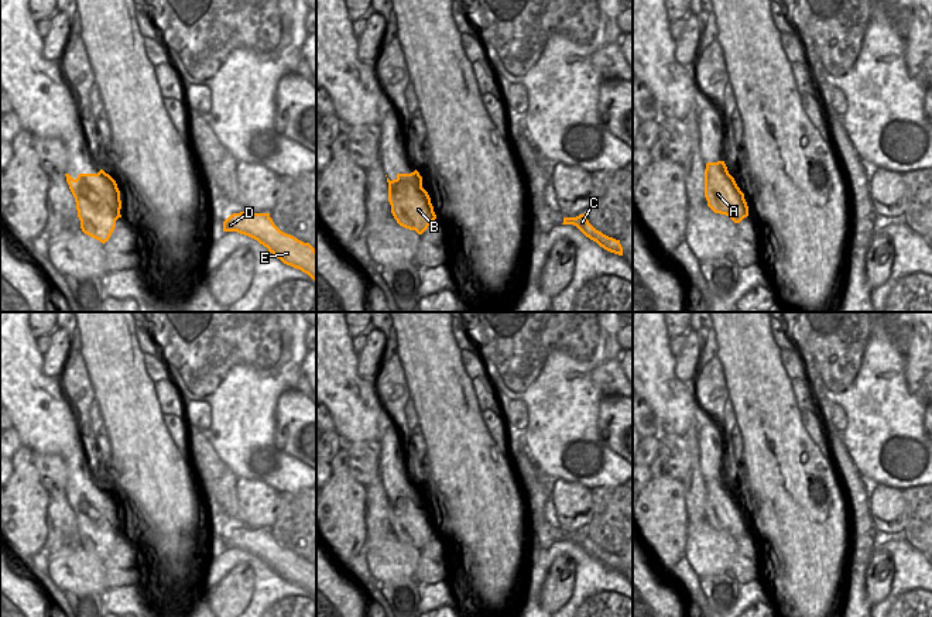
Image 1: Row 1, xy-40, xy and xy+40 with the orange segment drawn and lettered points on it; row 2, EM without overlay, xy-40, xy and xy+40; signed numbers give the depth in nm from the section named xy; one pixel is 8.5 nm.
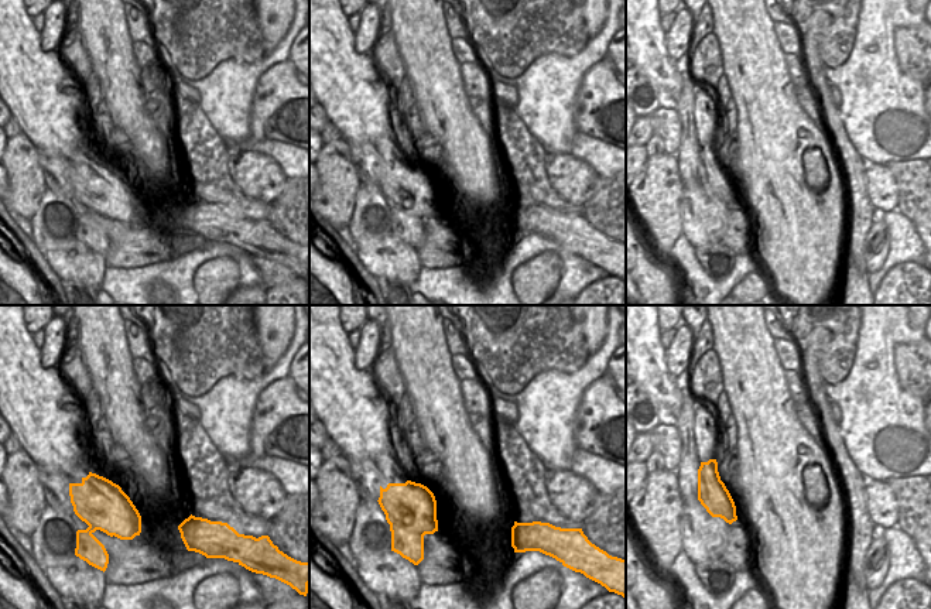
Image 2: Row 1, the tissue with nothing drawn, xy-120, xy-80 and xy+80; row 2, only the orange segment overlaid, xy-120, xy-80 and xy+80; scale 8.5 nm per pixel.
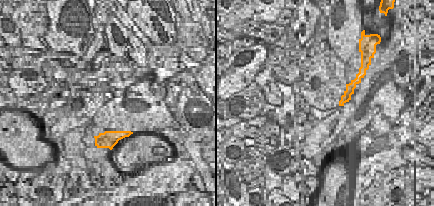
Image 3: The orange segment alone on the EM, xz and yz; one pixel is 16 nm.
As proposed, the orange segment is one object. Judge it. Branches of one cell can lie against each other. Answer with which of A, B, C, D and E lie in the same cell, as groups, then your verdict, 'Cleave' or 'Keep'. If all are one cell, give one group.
Groups: A B / C D E. Cleave

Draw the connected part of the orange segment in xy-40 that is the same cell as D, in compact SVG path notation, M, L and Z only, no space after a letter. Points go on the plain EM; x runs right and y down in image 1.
M240 528L223 538L223 548L237 548L257 556L284 580L301 586L316 599L316 566L281 548L270 529Z

